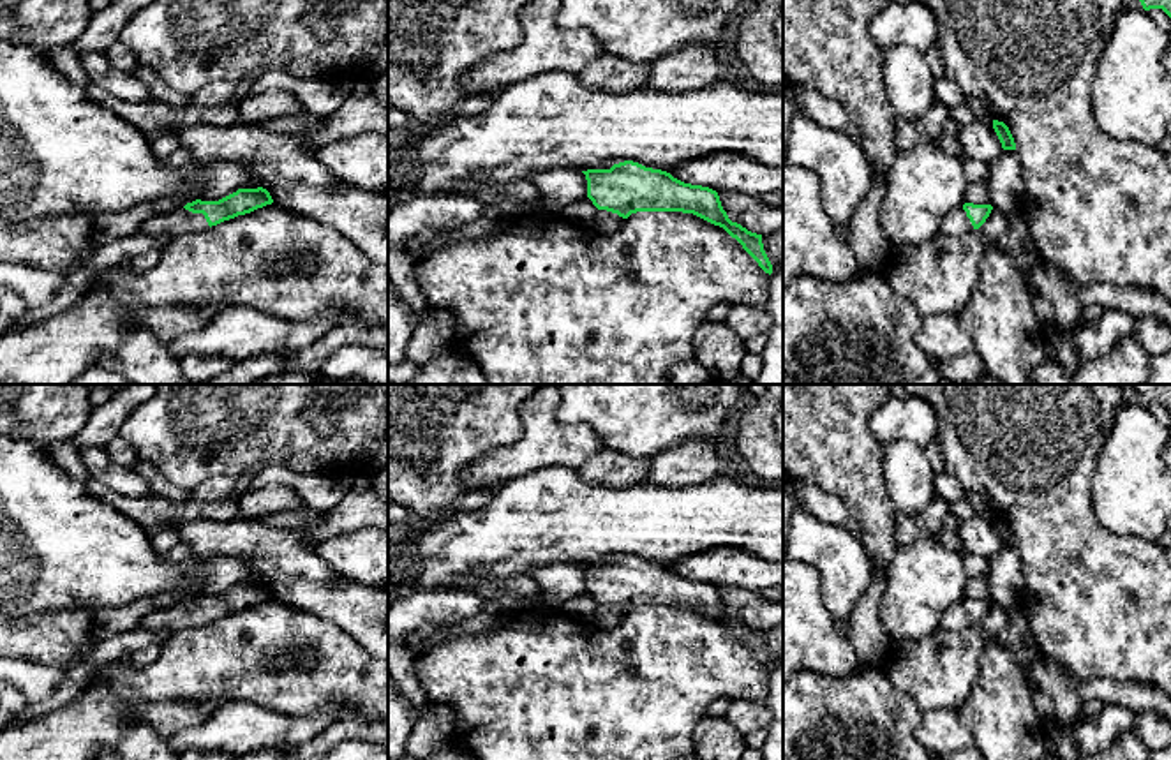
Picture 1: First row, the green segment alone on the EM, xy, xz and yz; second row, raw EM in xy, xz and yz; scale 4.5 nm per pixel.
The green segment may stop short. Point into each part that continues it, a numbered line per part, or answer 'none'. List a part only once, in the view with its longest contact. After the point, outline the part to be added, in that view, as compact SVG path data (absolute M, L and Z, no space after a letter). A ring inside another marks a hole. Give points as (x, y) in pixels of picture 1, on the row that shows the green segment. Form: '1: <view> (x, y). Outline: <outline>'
1: xy (179, 223). Outline: M178 208L175 212L146 219L141 224L139 233L173 240L176 236L205 231L208 227L210 226L203 213L192 213L185 208Z

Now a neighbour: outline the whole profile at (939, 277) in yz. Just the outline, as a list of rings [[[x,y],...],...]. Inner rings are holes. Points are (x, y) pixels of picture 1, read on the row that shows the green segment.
[[[979,229],[938,233],[929,242],[894,245],[884,277],[919,314],[954,314],[968,305],[981,277],[986,247]]]

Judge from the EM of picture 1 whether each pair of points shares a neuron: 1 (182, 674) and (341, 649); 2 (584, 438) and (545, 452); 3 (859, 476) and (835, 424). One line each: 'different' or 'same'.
1: same
2: same
3: same

